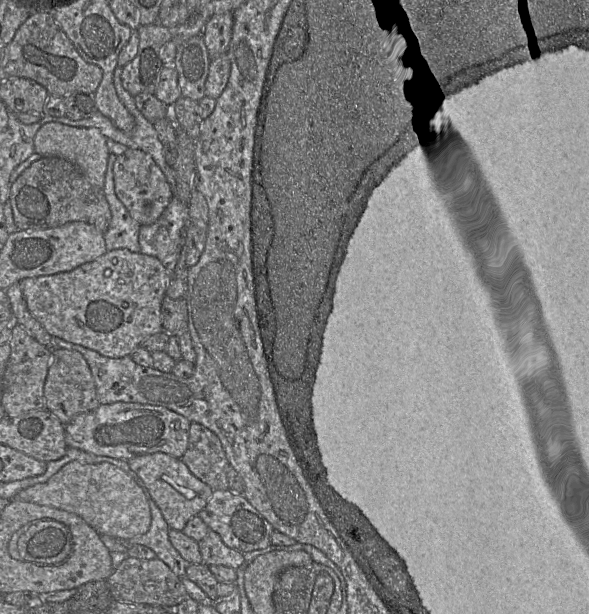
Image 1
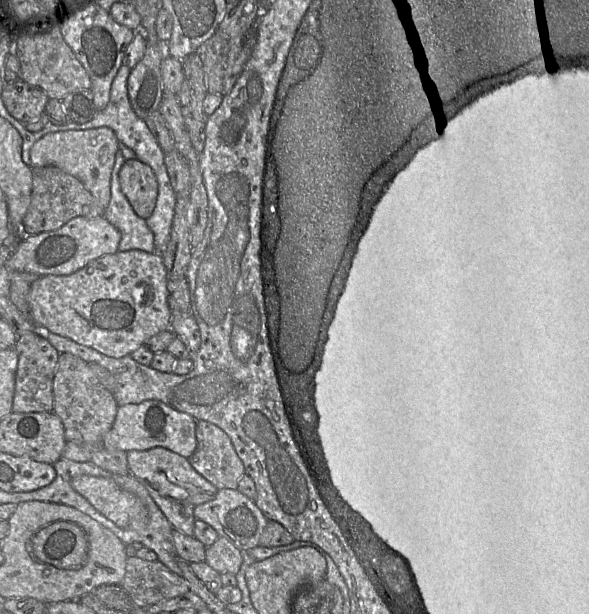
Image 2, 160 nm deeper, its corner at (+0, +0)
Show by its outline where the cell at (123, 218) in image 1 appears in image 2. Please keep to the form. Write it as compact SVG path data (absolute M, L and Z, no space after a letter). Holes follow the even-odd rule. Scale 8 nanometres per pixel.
M118 150L111 173L110 200L104 209L103 216L121 233L118 251L139 249L148 253L157 252L154 235L147 226L146 220L134 212L120 189L118 174L125 161L122 152Z

